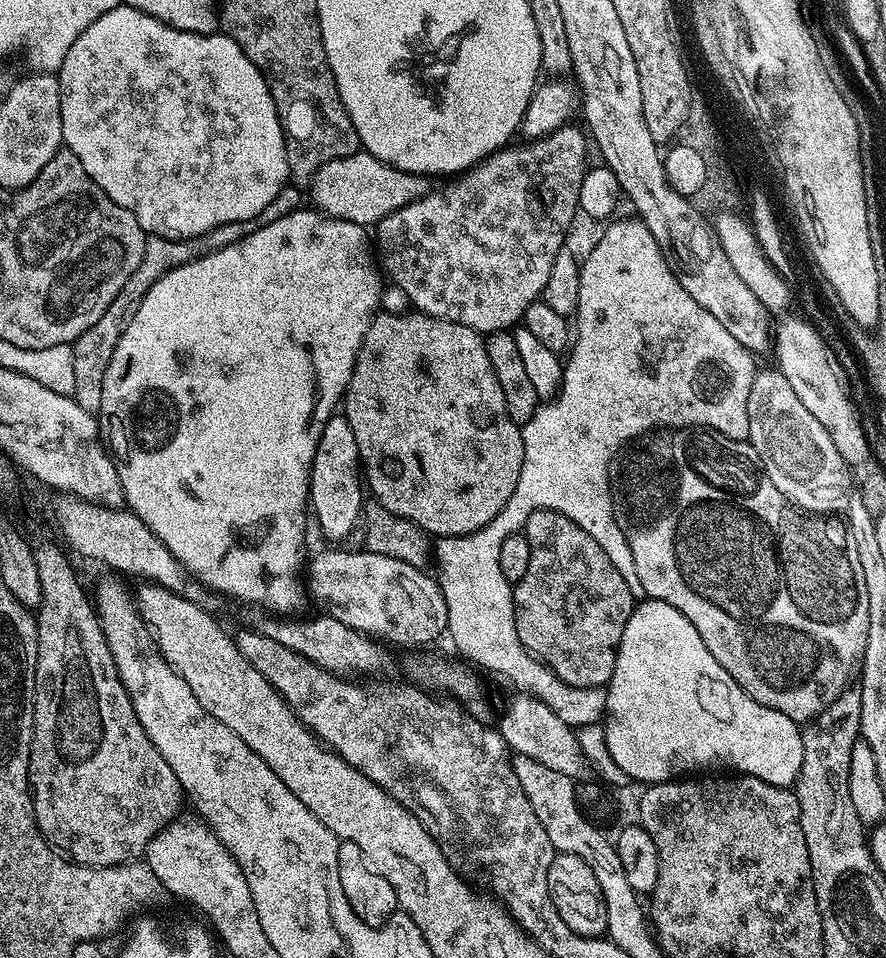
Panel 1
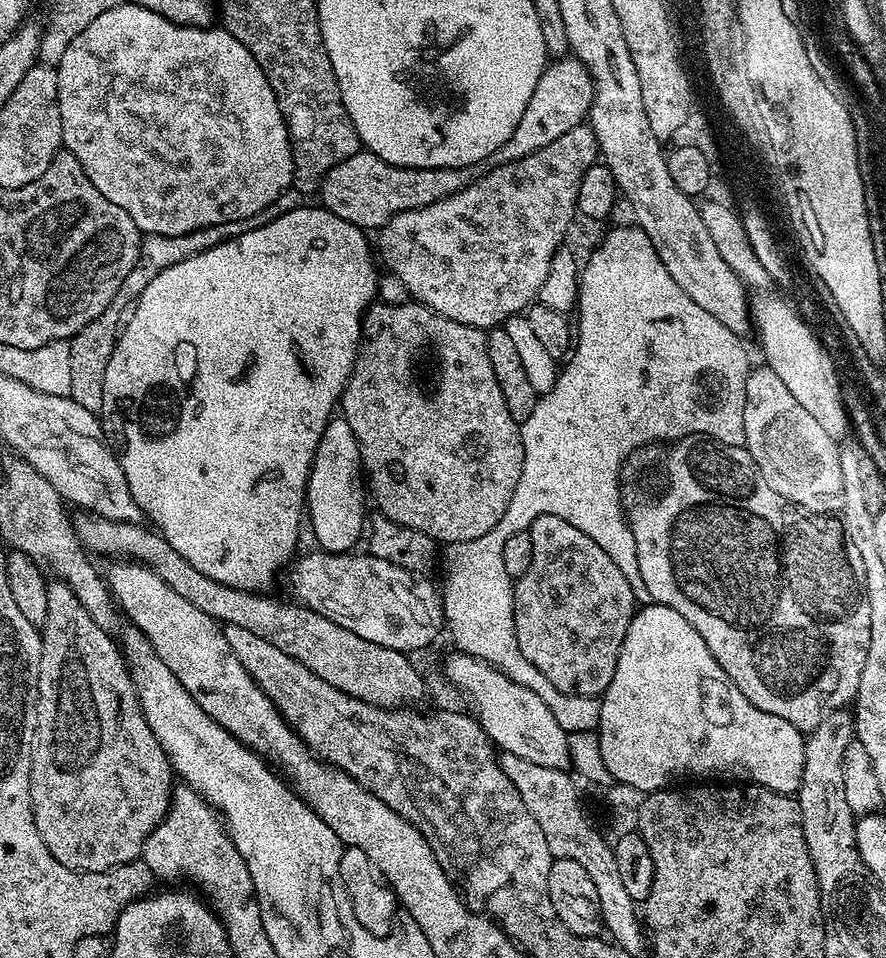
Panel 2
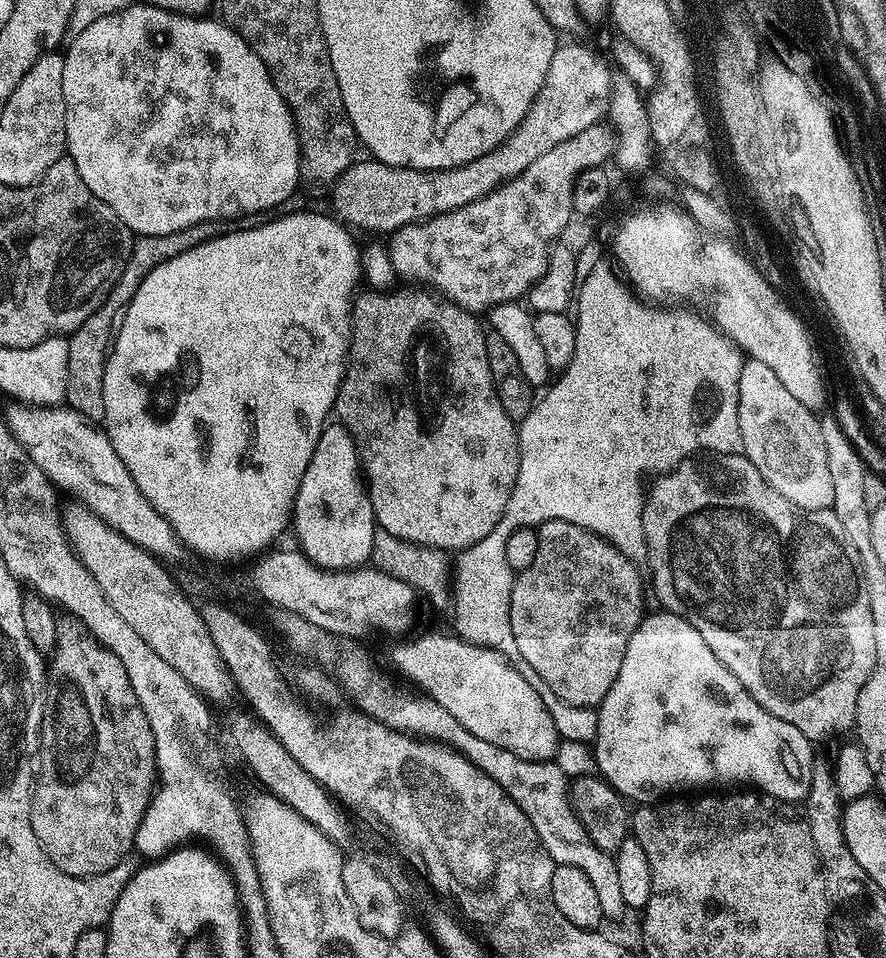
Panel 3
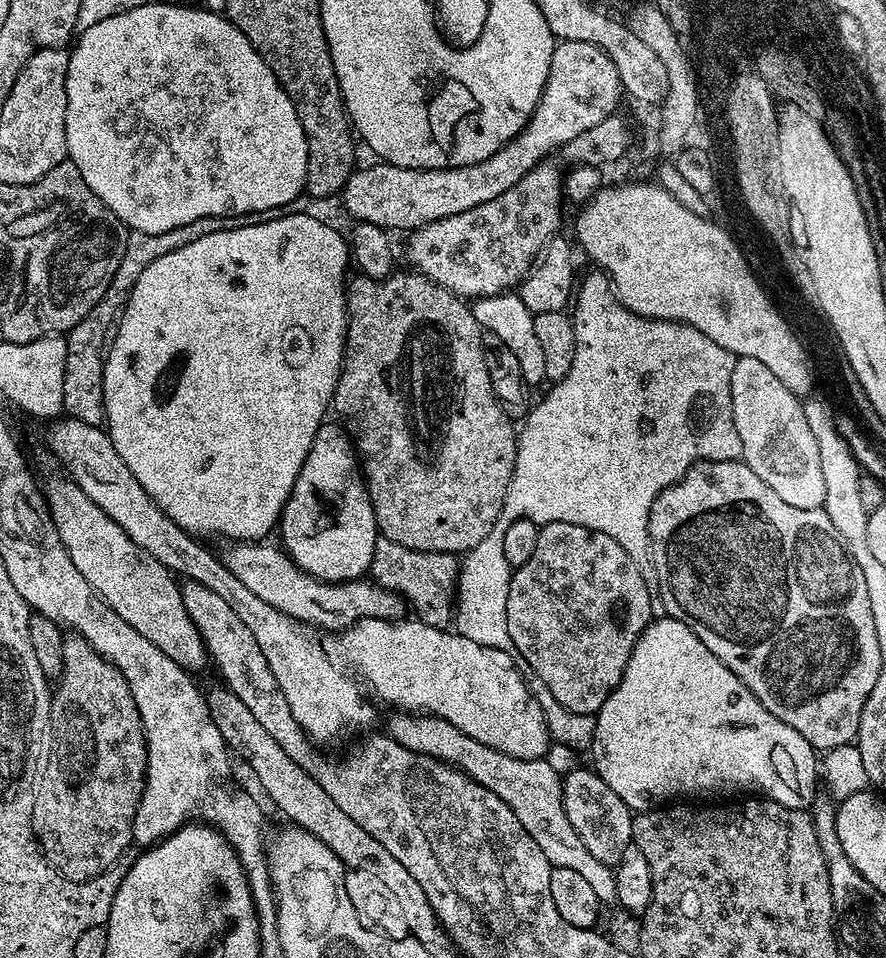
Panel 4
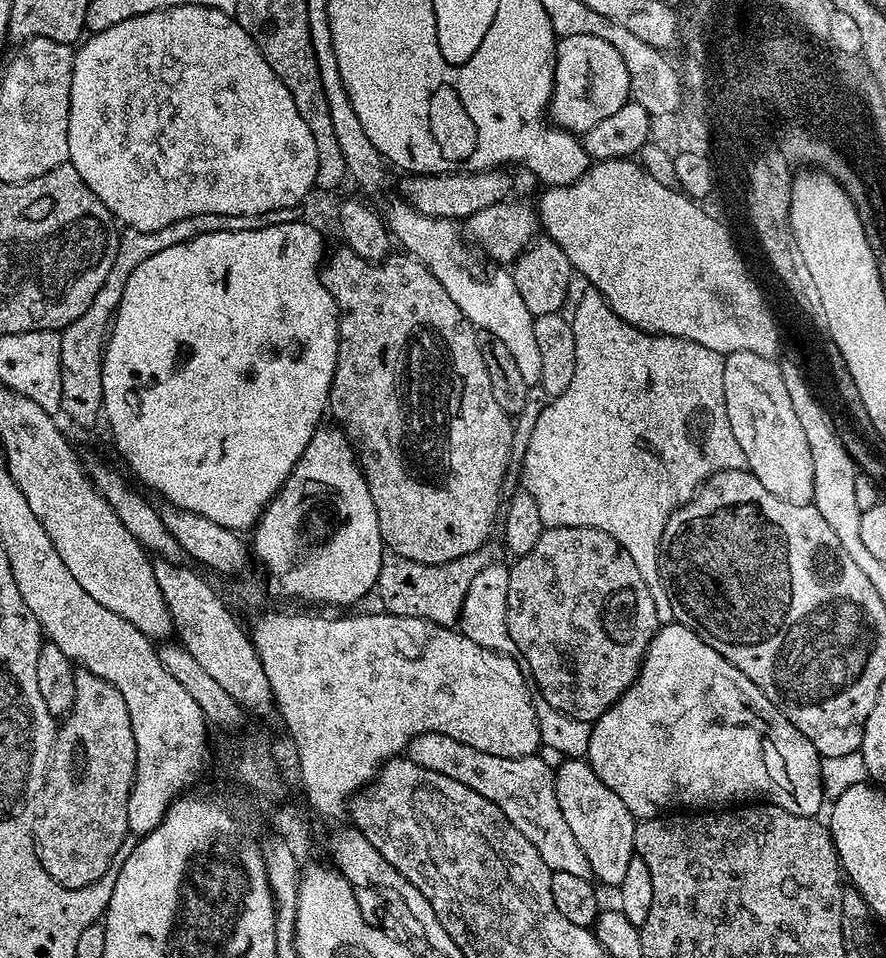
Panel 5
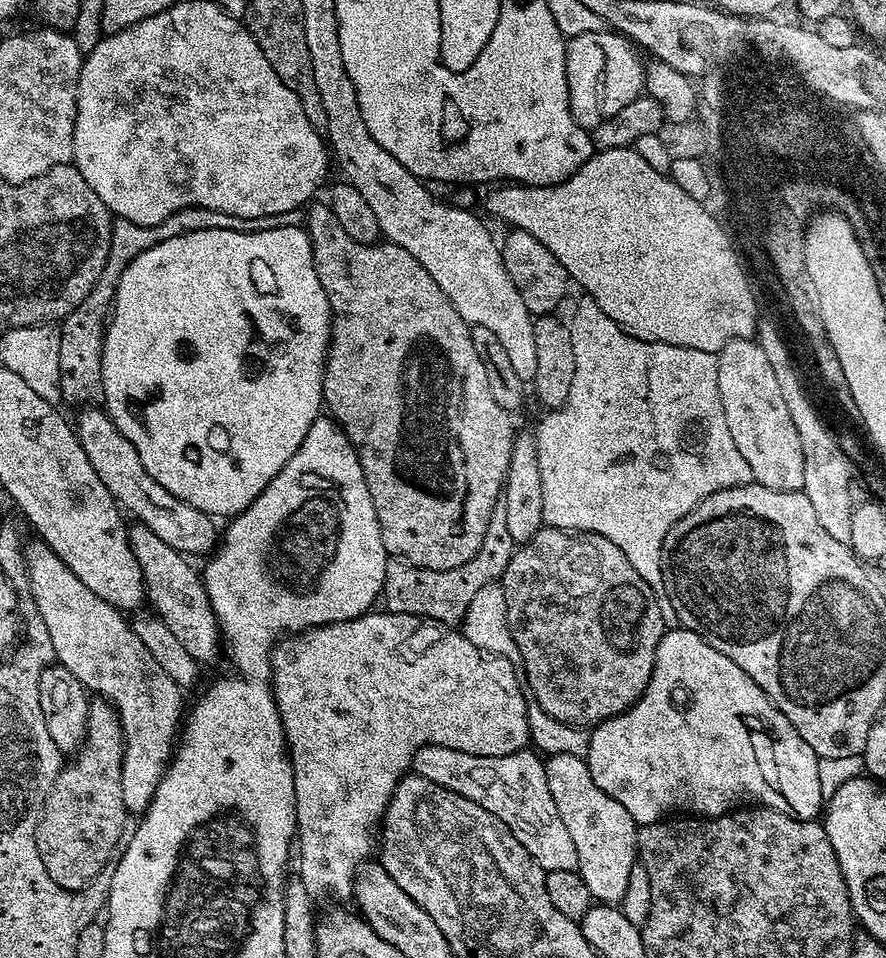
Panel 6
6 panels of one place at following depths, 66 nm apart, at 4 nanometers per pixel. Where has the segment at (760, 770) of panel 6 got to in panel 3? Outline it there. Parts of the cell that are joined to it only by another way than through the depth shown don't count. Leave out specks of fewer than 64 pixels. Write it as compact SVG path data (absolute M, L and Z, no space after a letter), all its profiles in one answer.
M656 610L653 616L652 613L645 615L630 638L630 646L626 646L626 658L622 658L622 670L618 670L618 678L614 678L614 686L610 686L610 694L606 694L604 701L598 705L598 734L594 741L596 771L615 792L620 793L621 797L628 802L631 800L656 802L675 793L672 792L675 788L696 787L700 788L696 790L704 790L707 789L704 788L707 784L751 786L763 792L765 796L773 796L789 802L800 802L807 797L810 790L814 763L812 748L814 748L813 741L806 739L802 730L794 730L790 722L782 722L774 718L774 714L770 714L758 702L754 702L754 698L745 690L742 682L738 682L738 678L734 678L734 674L730 674L730 670L714 654L714 650L706 646L706 638L702 638L702 634L698 634L698 630L690 626L690 622L686 622L681 616L675 616L673 612Z

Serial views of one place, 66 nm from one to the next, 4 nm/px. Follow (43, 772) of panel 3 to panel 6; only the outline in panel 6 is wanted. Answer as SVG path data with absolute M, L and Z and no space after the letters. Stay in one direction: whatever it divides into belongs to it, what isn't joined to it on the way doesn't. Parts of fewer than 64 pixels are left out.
M103 698L93 699L88 706L88 725L84 742L71 757L72 764L65 763L61 767L36 827L38 858L42 858L42 866L46 866L46 874L50 874L50 878L54 878L54 882L67 892L78 892L81 888L87 888L113 863L125 839L124 823L130 820L130 814L122 802L123 758L124 735L116 709Z

